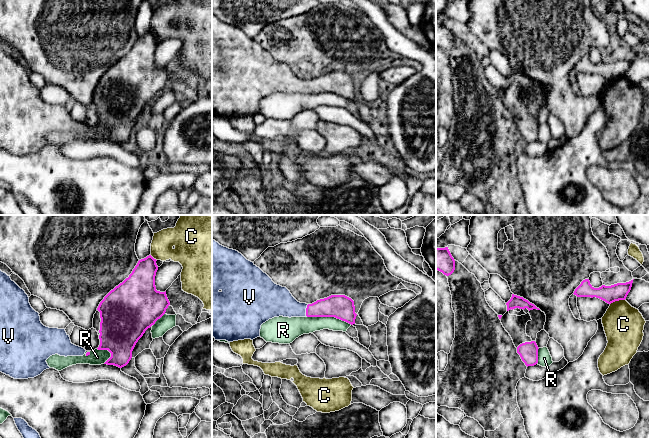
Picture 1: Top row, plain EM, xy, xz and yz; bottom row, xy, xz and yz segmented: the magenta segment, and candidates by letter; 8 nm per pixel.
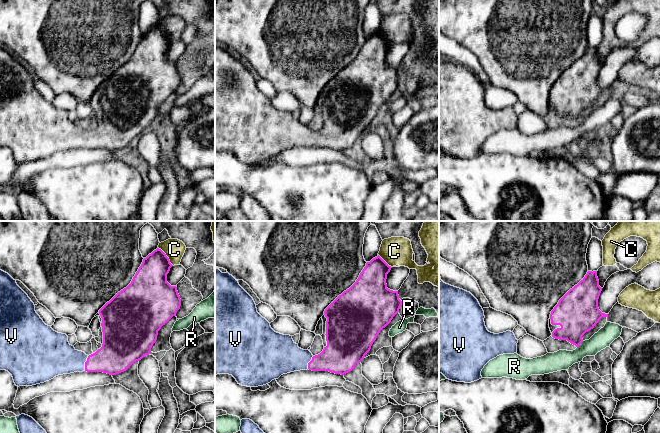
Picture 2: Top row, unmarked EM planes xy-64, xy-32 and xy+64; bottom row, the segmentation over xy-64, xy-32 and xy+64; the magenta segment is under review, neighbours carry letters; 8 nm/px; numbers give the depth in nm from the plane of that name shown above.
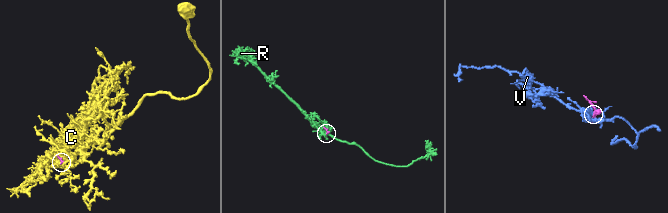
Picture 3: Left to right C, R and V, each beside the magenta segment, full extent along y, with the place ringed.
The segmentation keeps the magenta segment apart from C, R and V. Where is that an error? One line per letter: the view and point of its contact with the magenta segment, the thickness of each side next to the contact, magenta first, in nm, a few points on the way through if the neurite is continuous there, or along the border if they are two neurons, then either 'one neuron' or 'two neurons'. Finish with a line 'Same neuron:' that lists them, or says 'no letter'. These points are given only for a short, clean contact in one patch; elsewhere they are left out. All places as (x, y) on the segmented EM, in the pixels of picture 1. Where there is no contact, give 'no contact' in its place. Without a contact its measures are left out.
C: yz (617, 300) | 140/320 nm | two neurons
R: xz (329, 316) | 190/140 nm | two neurons
V: xz (306, 310) | 180/240 nm | across xz (336, 306), (306, 310), (294, 309), (277, 301) | one neuron
Same neuron: V

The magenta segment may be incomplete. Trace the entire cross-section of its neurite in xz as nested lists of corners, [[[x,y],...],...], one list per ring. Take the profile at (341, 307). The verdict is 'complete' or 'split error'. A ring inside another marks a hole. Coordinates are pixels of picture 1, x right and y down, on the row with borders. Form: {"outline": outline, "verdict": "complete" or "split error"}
{"outline": [[[212,239],[212,336],[228,342],[260,337],[261,325],[274,317],[335,317],[351,325],[355,324],[354,301],[345,295],[331,295],[312,304],[298,302],[286,287],[275,284],[253,262],[241,253],[220,245]]], "verdict": "split error"}

